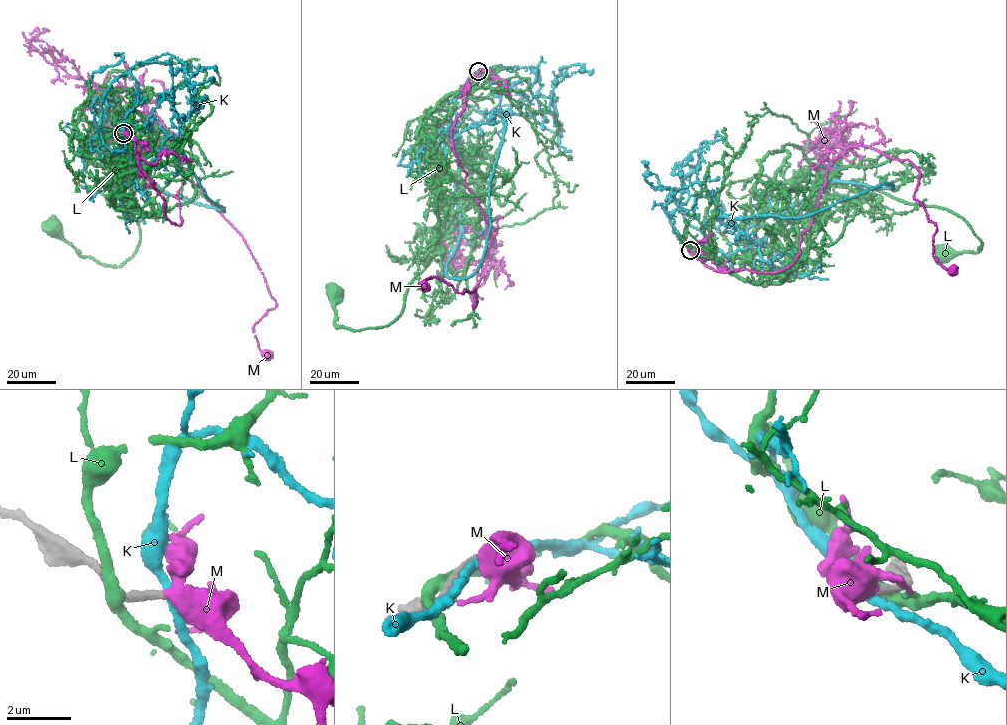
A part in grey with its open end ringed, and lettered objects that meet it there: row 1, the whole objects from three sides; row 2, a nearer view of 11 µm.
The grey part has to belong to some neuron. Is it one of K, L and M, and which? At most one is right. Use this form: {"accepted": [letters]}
{"accepted": ["M"]}

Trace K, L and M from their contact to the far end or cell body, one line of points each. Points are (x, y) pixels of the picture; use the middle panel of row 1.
K: (478, 71), (454, 102), (461, 236), (446, 275), (468, 277), (480, 265)
L: (475, 73), (418, 131), (435, 153), (473, 157), (478, 182), (400, 316), (339, 327), (334, 291)
M: (478, 71), (451, 142), (491, 231), (486, 271), (474, 307), (474, 288), (459, 293), (435, 276), (424, 286)

